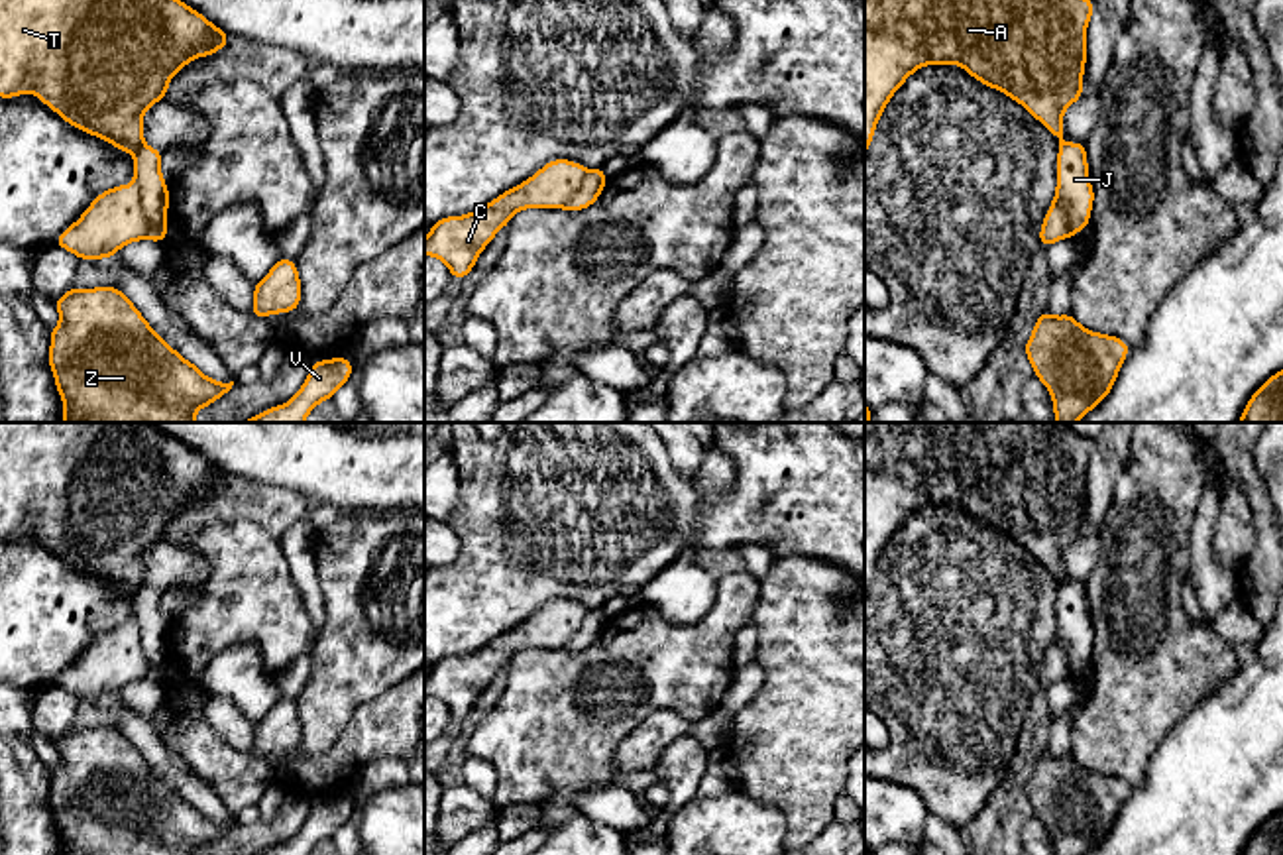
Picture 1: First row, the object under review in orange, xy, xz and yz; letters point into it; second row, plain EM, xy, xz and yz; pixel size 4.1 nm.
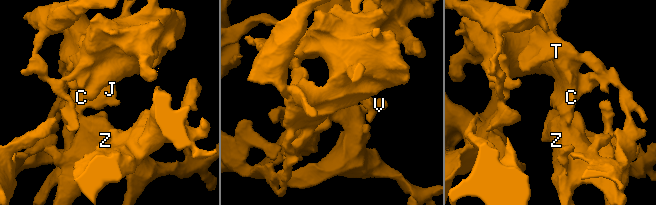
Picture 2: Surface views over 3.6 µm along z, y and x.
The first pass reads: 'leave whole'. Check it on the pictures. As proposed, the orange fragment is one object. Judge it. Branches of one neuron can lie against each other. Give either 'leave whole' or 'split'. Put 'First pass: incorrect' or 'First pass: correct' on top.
First pass: incorrect
split

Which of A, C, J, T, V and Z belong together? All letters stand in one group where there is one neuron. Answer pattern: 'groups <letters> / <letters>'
groups A C T V Z / J

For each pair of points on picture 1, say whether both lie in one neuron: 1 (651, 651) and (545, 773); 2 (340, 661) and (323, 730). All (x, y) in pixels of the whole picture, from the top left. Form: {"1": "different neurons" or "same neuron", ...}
{"1": "same neuron", "2": "same neuron"}

